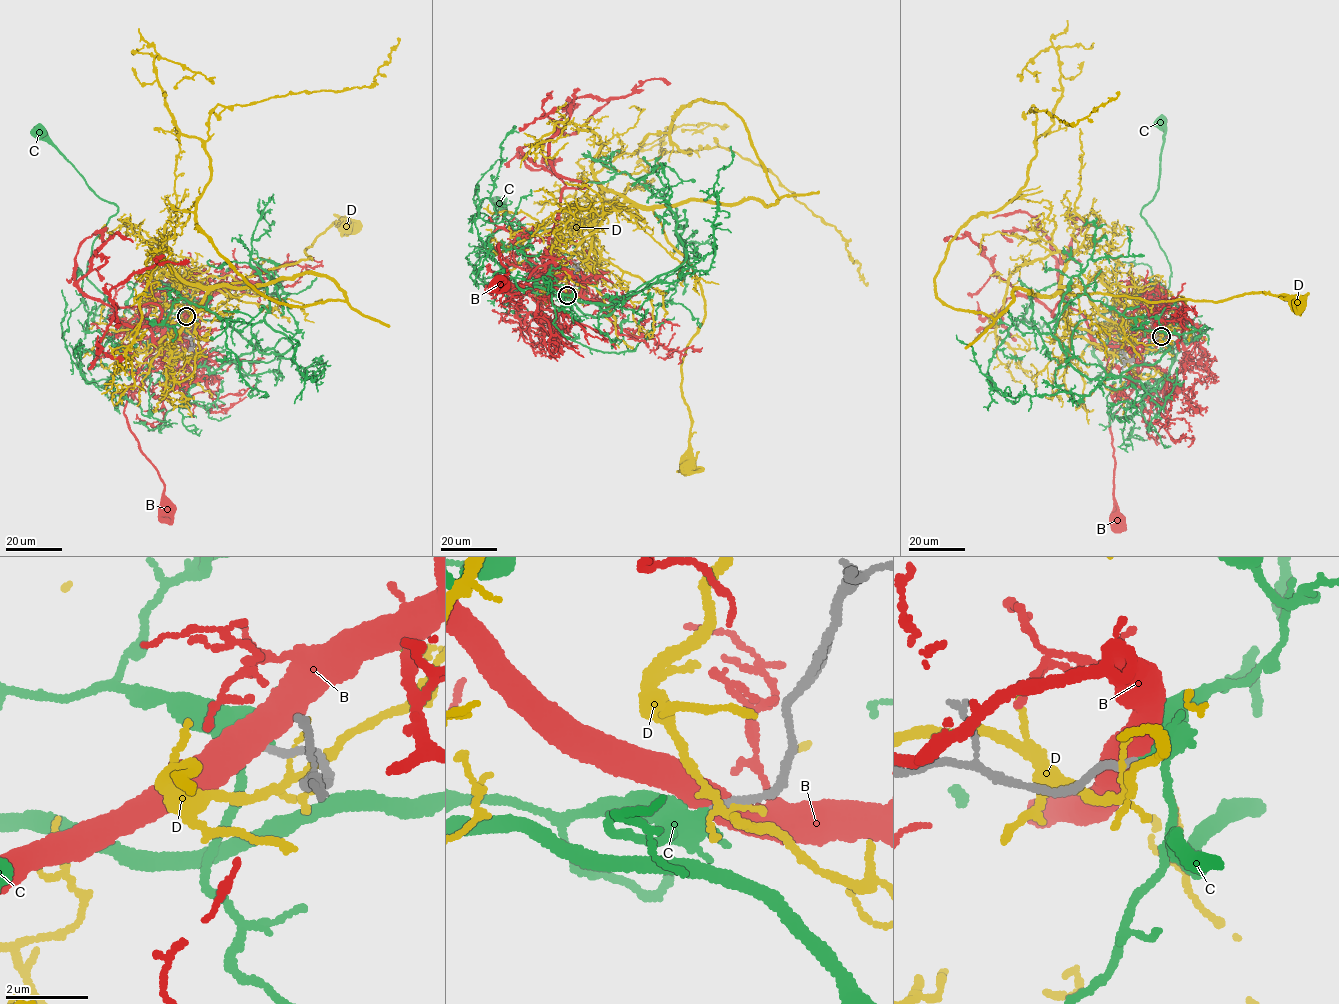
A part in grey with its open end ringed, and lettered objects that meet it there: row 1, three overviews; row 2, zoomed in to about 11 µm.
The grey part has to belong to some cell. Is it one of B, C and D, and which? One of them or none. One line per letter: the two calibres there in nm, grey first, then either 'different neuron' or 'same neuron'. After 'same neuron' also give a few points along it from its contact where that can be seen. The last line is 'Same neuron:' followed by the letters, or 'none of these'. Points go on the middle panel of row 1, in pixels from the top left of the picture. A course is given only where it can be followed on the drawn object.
B: 170/550 nm | different neuron
C: 170/320 nm | same neuron | via (568, 294), (547, 295), (510, 284), (502, 264), (489, 257), (551, 229), (526, 229), (502, 211), (501, 200)
D: 200/110 nm | different neuron
Same neuron: C

